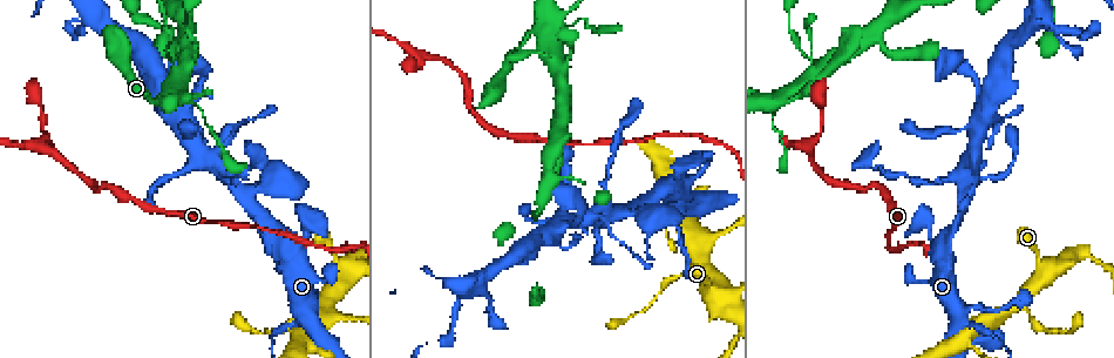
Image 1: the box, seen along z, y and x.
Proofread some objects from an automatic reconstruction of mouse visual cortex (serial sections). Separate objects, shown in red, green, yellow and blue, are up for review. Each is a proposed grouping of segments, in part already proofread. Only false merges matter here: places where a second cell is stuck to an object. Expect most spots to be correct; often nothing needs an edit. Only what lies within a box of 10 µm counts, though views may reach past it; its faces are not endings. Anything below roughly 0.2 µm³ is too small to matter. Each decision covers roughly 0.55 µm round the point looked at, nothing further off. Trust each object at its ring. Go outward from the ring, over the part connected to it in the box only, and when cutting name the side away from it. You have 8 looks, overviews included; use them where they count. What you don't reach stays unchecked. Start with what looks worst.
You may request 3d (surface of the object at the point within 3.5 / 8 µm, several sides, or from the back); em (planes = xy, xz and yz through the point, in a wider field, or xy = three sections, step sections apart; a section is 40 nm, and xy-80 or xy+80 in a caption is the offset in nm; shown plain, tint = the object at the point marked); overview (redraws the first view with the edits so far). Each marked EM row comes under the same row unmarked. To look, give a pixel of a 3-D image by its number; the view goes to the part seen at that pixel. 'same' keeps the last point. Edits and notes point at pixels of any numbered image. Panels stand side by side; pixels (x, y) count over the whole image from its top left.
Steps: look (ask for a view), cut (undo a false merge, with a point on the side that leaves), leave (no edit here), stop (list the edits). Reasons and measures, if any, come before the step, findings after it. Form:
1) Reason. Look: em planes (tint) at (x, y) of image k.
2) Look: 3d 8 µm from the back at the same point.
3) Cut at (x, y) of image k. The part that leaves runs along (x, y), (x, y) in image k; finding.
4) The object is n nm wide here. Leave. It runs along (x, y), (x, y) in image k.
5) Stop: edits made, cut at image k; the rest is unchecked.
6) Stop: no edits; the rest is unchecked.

A fork. Look: 3d 3.5 µm at (822, 65) of image 1.

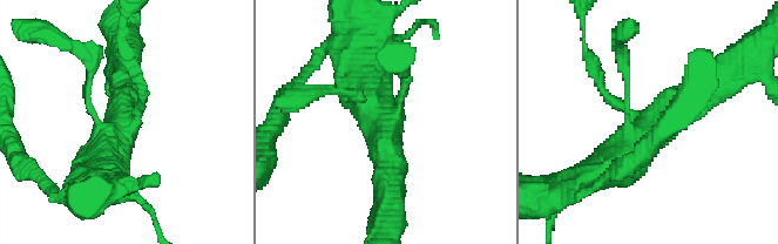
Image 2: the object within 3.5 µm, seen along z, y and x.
Need the tissue. Look: em xy step 3 (tint) at (381, 127) of image 2.

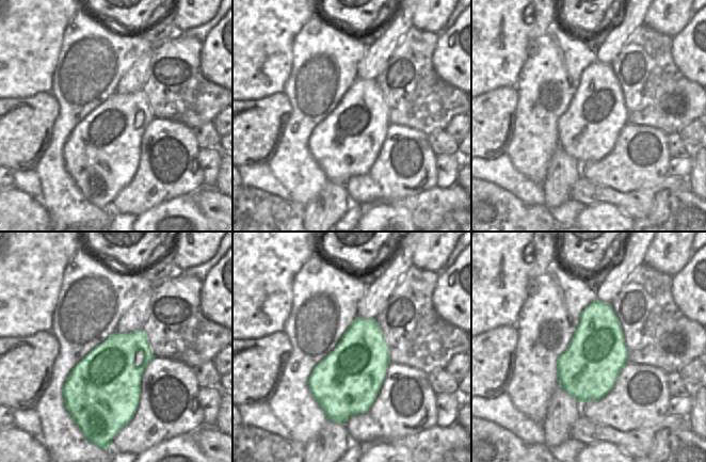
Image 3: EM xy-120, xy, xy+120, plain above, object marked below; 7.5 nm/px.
The object is 500 nm wide here. Leave. It runs along (599, 171), (626, 157), (716, 81) in image 2; continuous, no second cell.

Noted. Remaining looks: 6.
Sharp bend. Look: 3d 3.5 µm at (421, 55) of image 1.

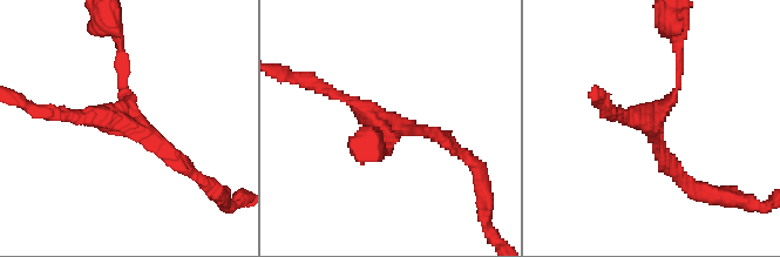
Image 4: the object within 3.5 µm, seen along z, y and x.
Need the tissue. Look: em xy step 2 (tint) at (131, 129) of image 4.

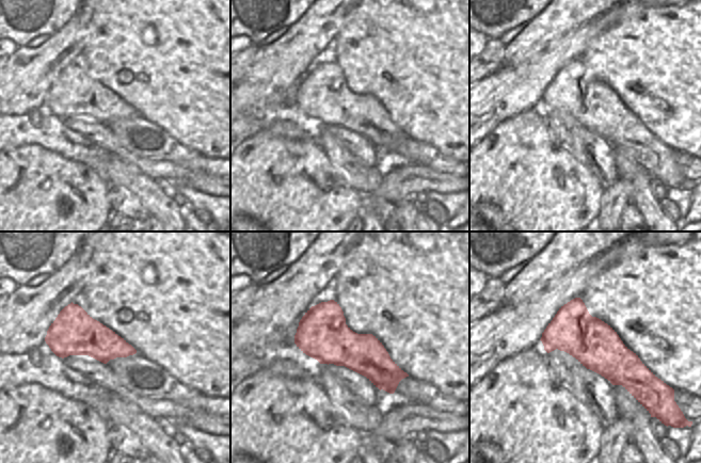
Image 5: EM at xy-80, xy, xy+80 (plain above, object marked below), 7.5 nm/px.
Leave. Continuous, no second cell.

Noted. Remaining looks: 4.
Abrupt turn. Look: 3d 3.5 µm at (94, 15) of image 1.

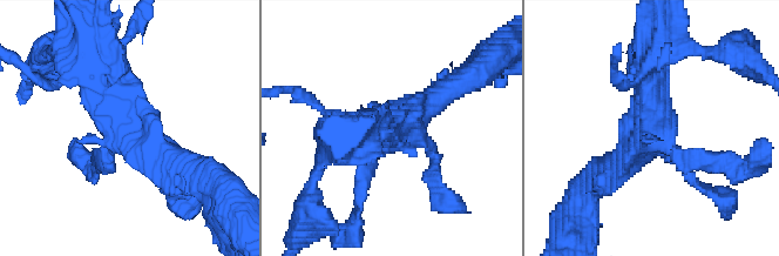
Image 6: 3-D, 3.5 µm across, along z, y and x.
Shape alone is not enough. Look: em xy step 3 (tint) at (122, 131) of image 6.

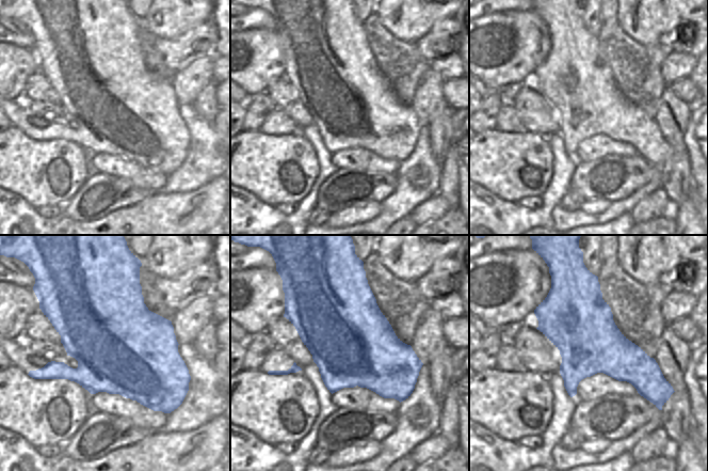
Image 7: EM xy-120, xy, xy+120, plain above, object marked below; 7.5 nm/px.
The object is 650 nm wide here. Leave. It runs along (447, 89), (379, 134), (360, 188) in image 6; continuous, no second cell.

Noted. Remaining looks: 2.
Stop: no edits; the rest is unchecked.

